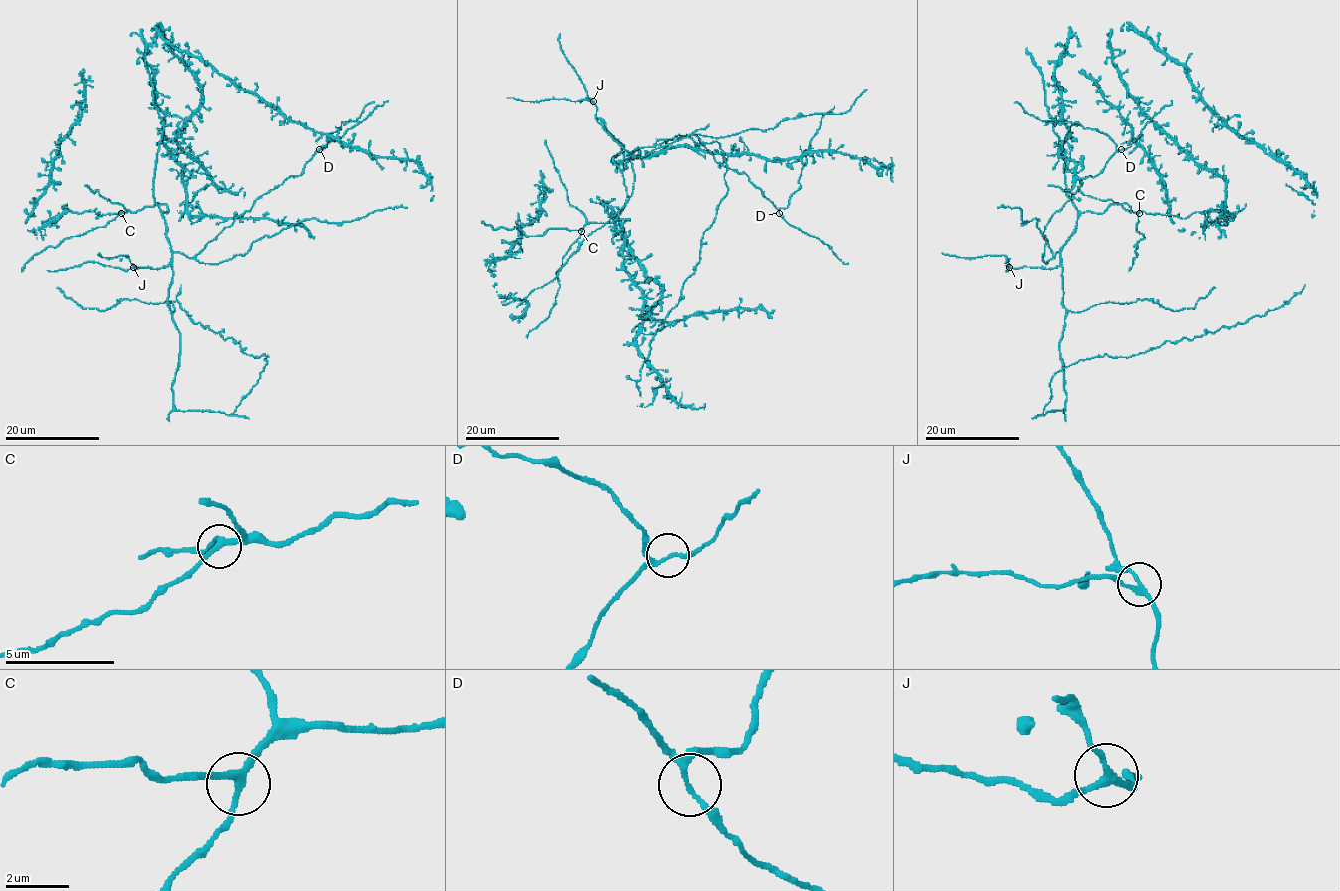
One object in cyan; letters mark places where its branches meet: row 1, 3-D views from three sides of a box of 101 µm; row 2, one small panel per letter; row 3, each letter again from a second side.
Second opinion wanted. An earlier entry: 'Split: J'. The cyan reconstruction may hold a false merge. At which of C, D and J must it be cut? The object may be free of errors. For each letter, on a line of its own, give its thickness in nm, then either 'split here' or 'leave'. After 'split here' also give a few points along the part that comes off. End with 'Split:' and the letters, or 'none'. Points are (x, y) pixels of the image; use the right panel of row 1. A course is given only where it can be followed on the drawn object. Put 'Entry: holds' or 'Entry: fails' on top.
Entry: fails
C: calibre 240 nm; leave
D: calibre 140 nm; leave
J: calibre 200 nm; leave
Split: none

